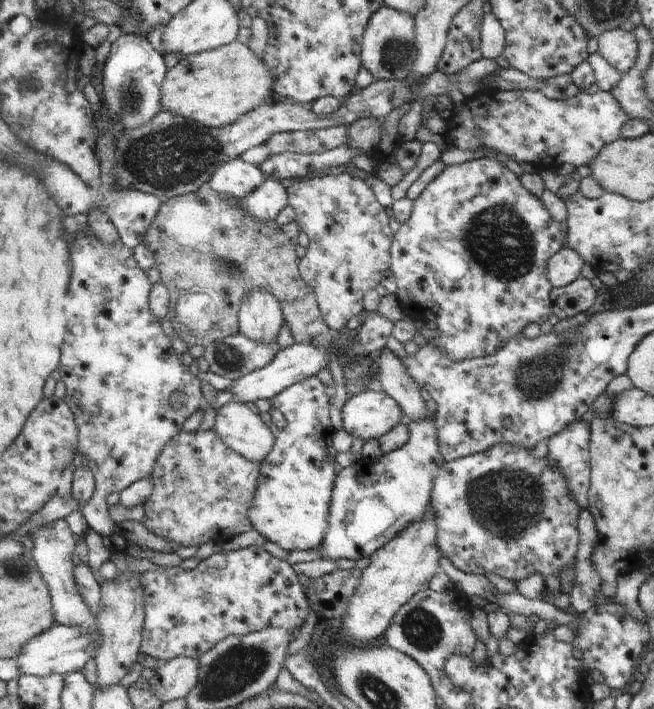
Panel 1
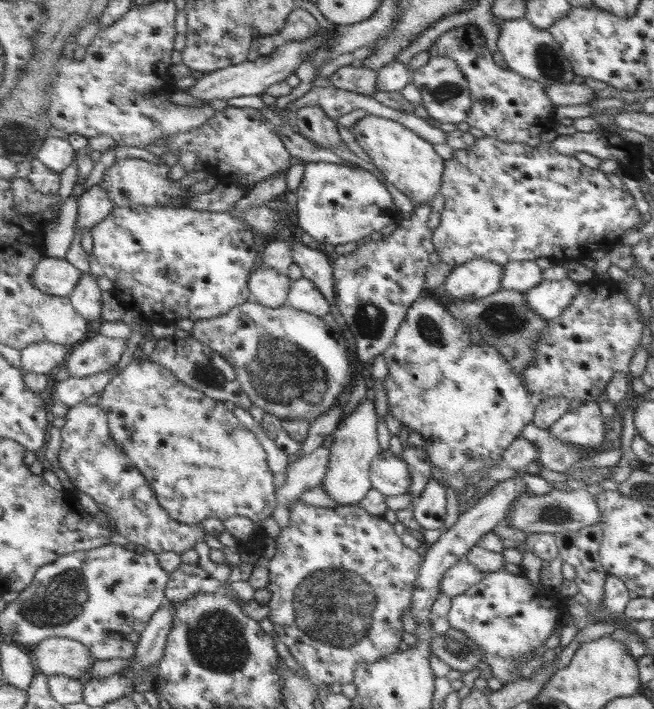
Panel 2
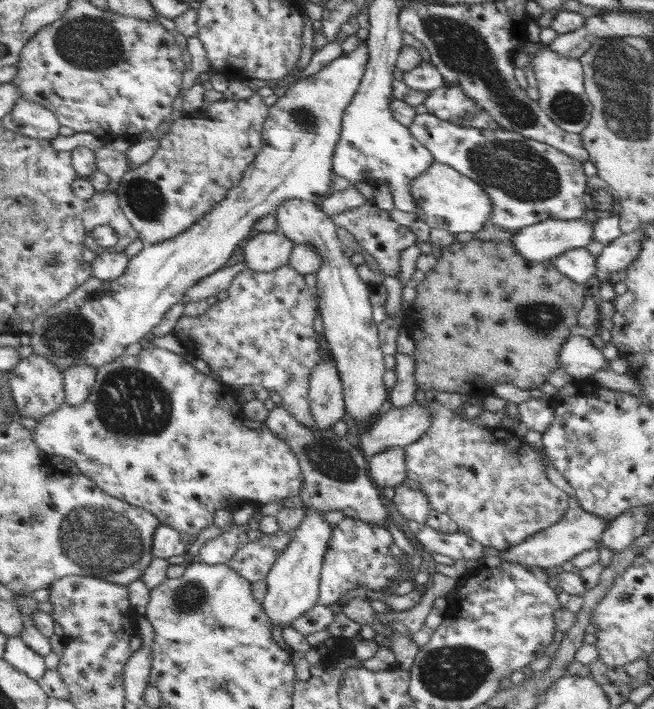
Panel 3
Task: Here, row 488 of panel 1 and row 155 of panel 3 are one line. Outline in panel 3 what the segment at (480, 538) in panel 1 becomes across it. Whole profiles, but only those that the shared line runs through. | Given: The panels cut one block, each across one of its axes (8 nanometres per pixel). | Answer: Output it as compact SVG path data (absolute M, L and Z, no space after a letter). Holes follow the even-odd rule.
M417 114L413 118L413 124L407 126L415 140L419 140L435 158L435 162L441 162L445 166L451 166L459 174L471 178L475 184L483 188L483 192L491 200L491 222L501 226L503 230L521 230L545 220L587 220L597 222L599 212L589 204L587 200L587 186L585 186L585 174L581 168L581 162L559 152L553 146L537 144L533 140L523 138L521 134L507 132L507 130L477 130L477 128L463 128L451 122L445 122L433 114Z

